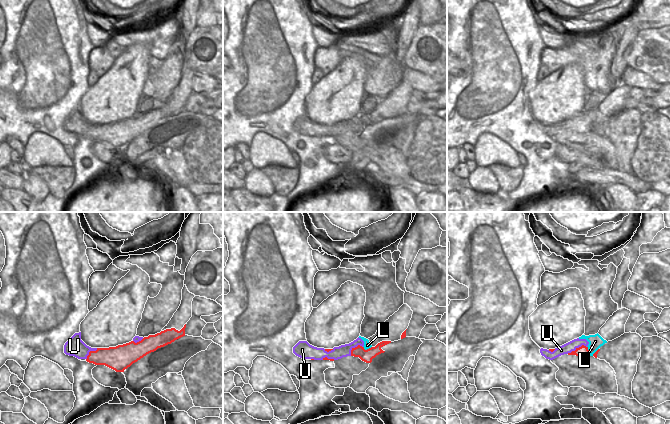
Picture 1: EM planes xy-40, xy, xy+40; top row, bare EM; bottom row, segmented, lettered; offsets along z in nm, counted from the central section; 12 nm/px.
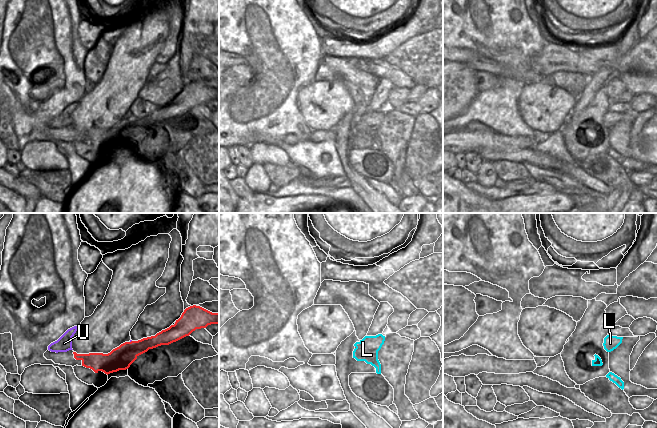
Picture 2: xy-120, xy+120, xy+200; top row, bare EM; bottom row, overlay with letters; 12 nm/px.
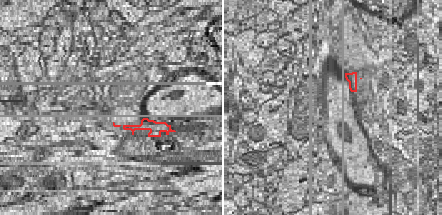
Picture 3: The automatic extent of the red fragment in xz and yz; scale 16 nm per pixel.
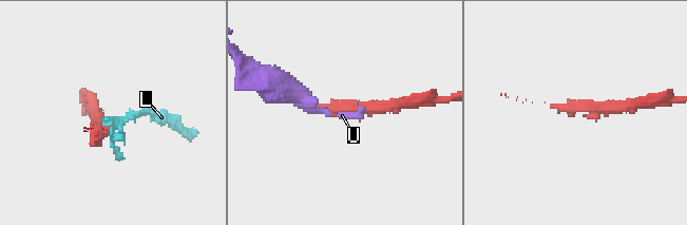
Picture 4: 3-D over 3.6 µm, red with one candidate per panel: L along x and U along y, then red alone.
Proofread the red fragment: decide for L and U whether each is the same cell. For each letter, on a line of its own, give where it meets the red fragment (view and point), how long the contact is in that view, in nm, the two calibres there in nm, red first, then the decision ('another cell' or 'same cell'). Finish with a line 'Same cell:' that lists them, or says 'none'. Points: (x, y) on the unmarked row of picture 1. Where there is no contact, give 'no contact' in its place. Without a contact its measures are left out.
L: meets red in xy at (367, 125); contact 110 nm long; 150 nm thick on the red side, 90 nm on the other; another cell
U: meets red in xy+40 at (576, 124); contact 260 nm long; 130 nm thick on the red side, 120 nm on the other; another cell
Same cell: none

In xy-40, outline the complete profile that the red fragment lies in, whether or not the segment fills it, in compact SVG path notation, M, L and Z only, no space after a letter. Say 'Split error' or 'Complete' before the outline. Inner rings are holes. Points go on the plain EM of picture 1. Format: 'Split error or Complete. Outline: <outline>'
Complete. Outline: M186 100L180 107L175 104L166 105L155 111L144 113L137 119L131 117L116 123L97 124L96 127L89 128L86 137L95 141L105 141L116 148L124 148L147 130L185 112L185 104Z

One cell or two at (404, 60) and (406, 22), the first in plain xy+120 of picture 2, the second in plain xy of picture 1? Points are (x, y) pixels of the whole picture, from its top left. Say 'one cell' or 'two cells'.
two cells

